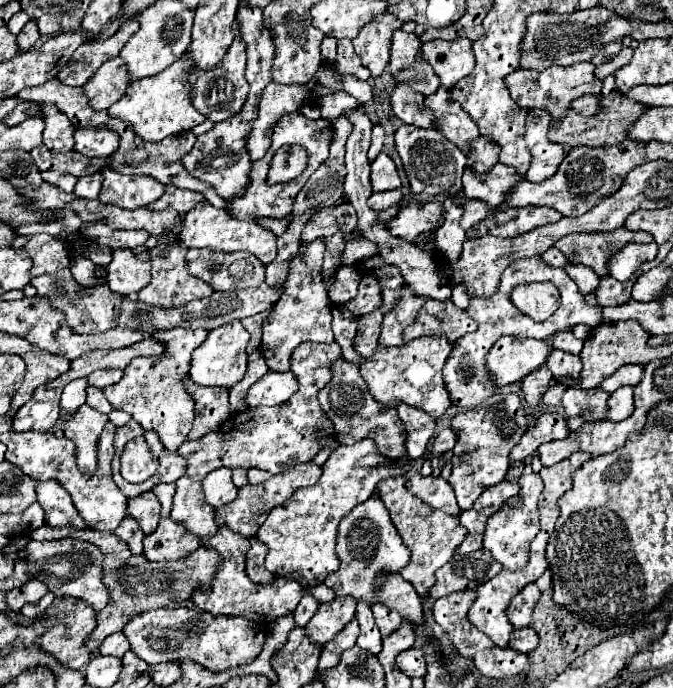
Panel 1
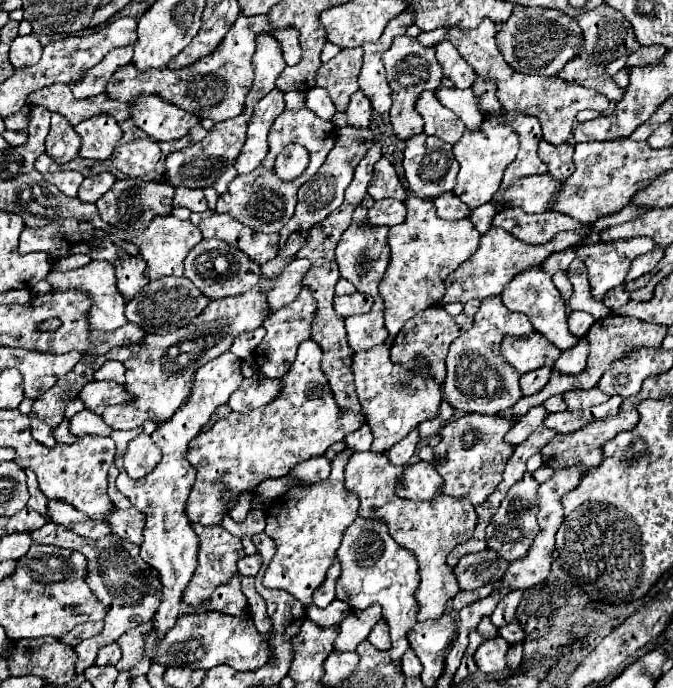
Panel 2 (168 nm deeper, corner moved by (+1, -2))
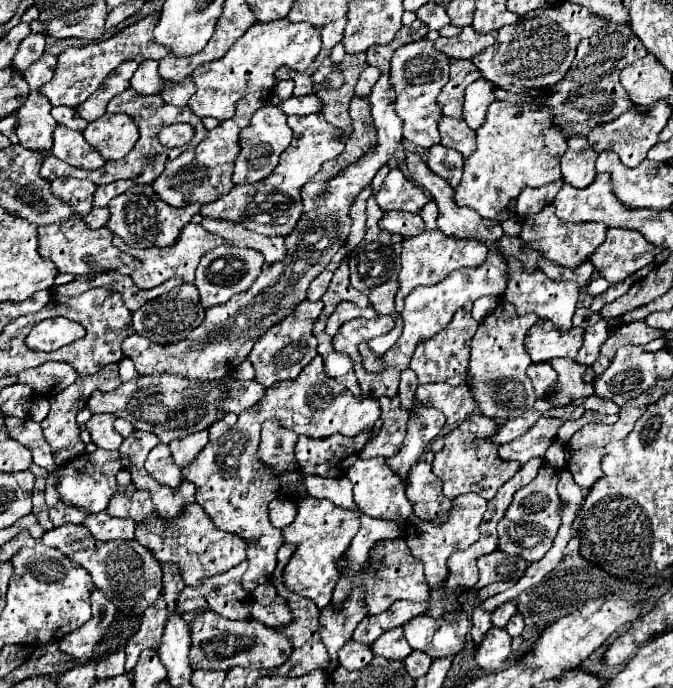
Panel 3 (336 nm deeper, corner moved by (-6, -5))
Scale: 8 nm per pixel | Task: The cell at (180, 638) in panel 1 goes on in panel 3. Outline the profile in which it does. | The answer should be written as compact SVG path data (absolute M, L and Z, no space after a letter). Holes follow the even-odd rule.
M212 611L194 615L190 623L190 637L190 665L204 671L228 671L236 665L244 669L276 669L292 653L292 643L284 635L276 633L276 629L256 619L230 621Z

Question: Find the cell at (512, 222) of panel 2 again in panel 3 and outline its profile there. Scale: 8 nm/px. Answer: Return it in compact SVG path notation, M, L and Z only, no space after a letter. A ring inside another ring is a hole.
M552 205L546 206L536 215L528 215L522 221L522 231L520 231L520 239L526 245L542 251L546 259L572 269L584 263L588 255L592 255L592 251L604 241L604 235L606 235L606 227L602 223L564 223L556 219Z

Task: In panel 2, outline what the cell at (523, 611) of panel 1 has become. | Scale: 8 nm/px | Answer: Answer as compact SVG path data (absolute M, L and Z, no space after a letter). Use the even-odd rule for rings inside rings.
M521 590L509 592L509 594L497 604L497 608L493 610L491 622L493 622L497 628L501 628L501 626L505 626L507 622L515 620L515 610L517 610L519 602L521 602Z

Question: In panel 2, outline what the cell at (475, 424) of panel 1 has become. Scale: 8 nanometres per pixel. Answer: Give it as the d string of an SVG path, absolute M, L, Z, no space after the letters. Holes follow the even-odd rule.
M465 414L441 428L441 442L433 450L435 468L443 478L441 492L455 498L469 498L473 506L485 502L485 498L501 482L503 468L513 454L513 446L503 438L511 430L513 422L503 416L485 416L485 414Z

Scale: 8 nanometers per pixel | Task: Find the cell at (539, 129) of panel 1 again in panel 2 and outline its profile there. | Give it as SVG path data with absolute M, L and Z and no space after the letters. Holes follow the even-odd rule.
M541 140L539 144L539 158L549 166L549 176L553 176L559 182L565 182L573 174L573 144L561 144L553 146Z

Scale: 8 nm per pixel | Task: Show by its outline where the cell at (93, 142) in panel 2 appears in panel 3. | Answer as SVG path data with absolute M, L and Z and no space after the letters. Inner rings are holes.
M104 113L96 121L88 123L84 139L106 159L124 159L138 141L138 127L128 115Z

